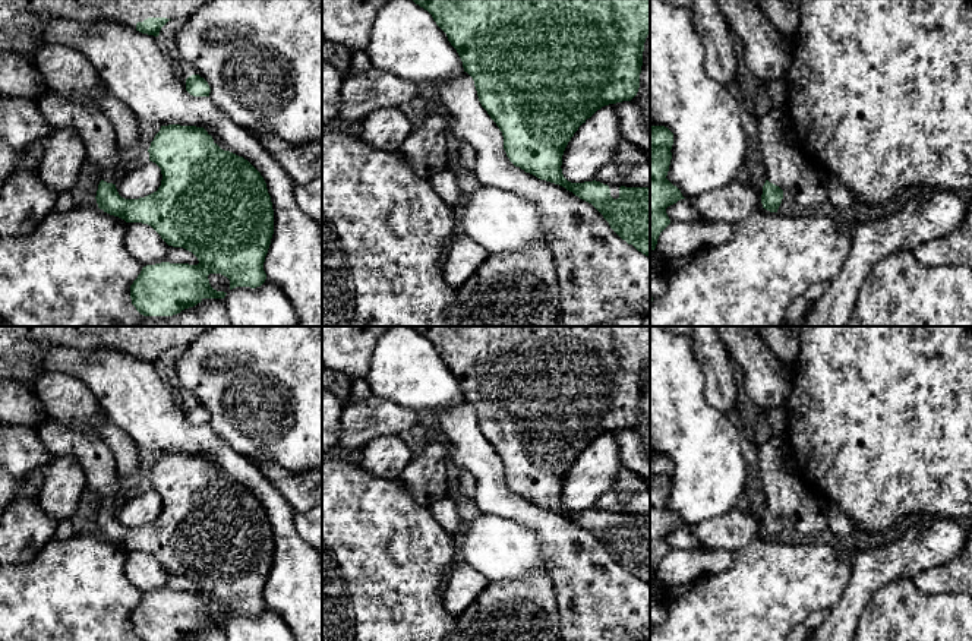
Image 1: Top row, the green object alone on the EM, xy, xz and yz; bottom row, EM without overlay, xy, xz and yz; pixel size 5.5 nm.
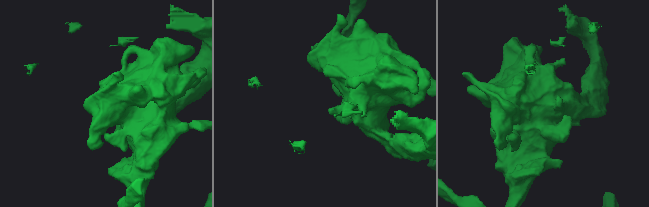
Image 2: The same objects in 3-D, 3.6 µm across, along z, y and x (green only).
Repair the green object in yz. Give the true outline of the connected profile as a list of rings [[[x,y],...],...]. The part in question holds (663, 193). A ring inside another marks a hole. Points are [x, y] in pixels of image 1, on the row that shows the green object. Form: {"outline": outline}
{"outline": [[[650,126],[650,250],[660,233],[670,224],[666,208],[685,199],[668,179],[673,133],[665,126]]]}

